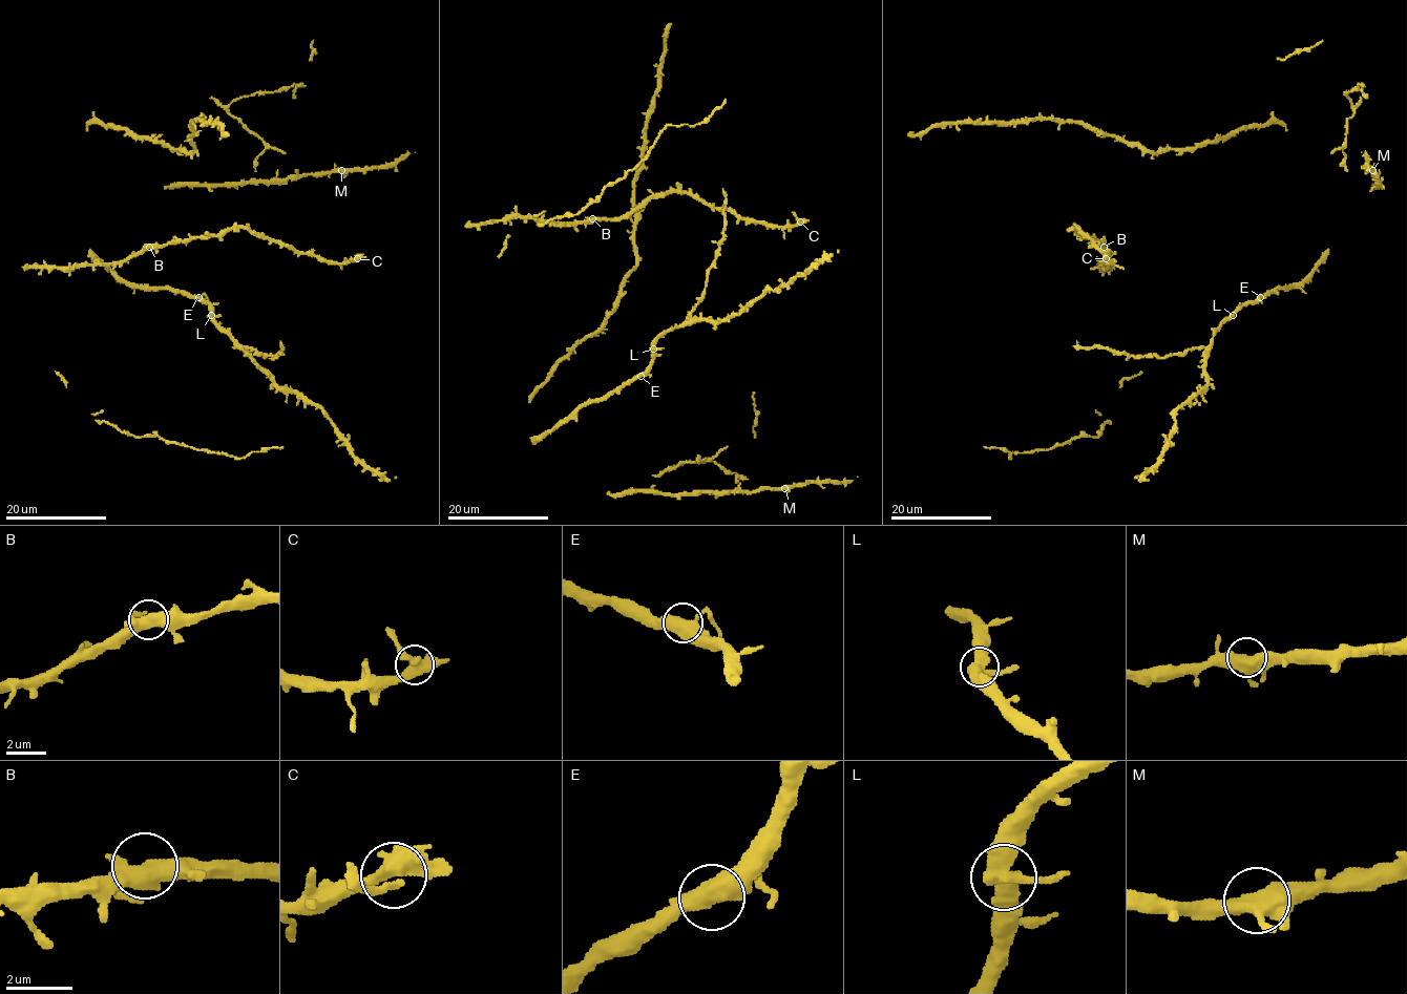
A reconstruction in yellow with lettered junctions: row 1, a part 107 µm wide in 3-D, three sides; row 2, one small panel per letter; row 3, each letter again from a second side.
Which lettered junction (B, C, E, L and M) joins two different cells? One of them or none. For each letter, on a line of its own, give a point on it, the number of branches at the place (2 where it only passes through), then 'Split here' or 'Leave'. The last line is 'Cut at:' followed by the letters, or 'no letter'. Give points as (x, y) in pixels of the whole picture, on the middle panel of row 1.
B: Place: (592, 218). Branches: 3. Leave
C: Place: (800, 221). Branches: 3. Leave
E: Place: (641, 376). Branches: 3. Leave
L: Place: (653, 349). Branches: 3. Leave
M: Place: (784, 488). Branches: 3. Leave
Cut at: no letter

